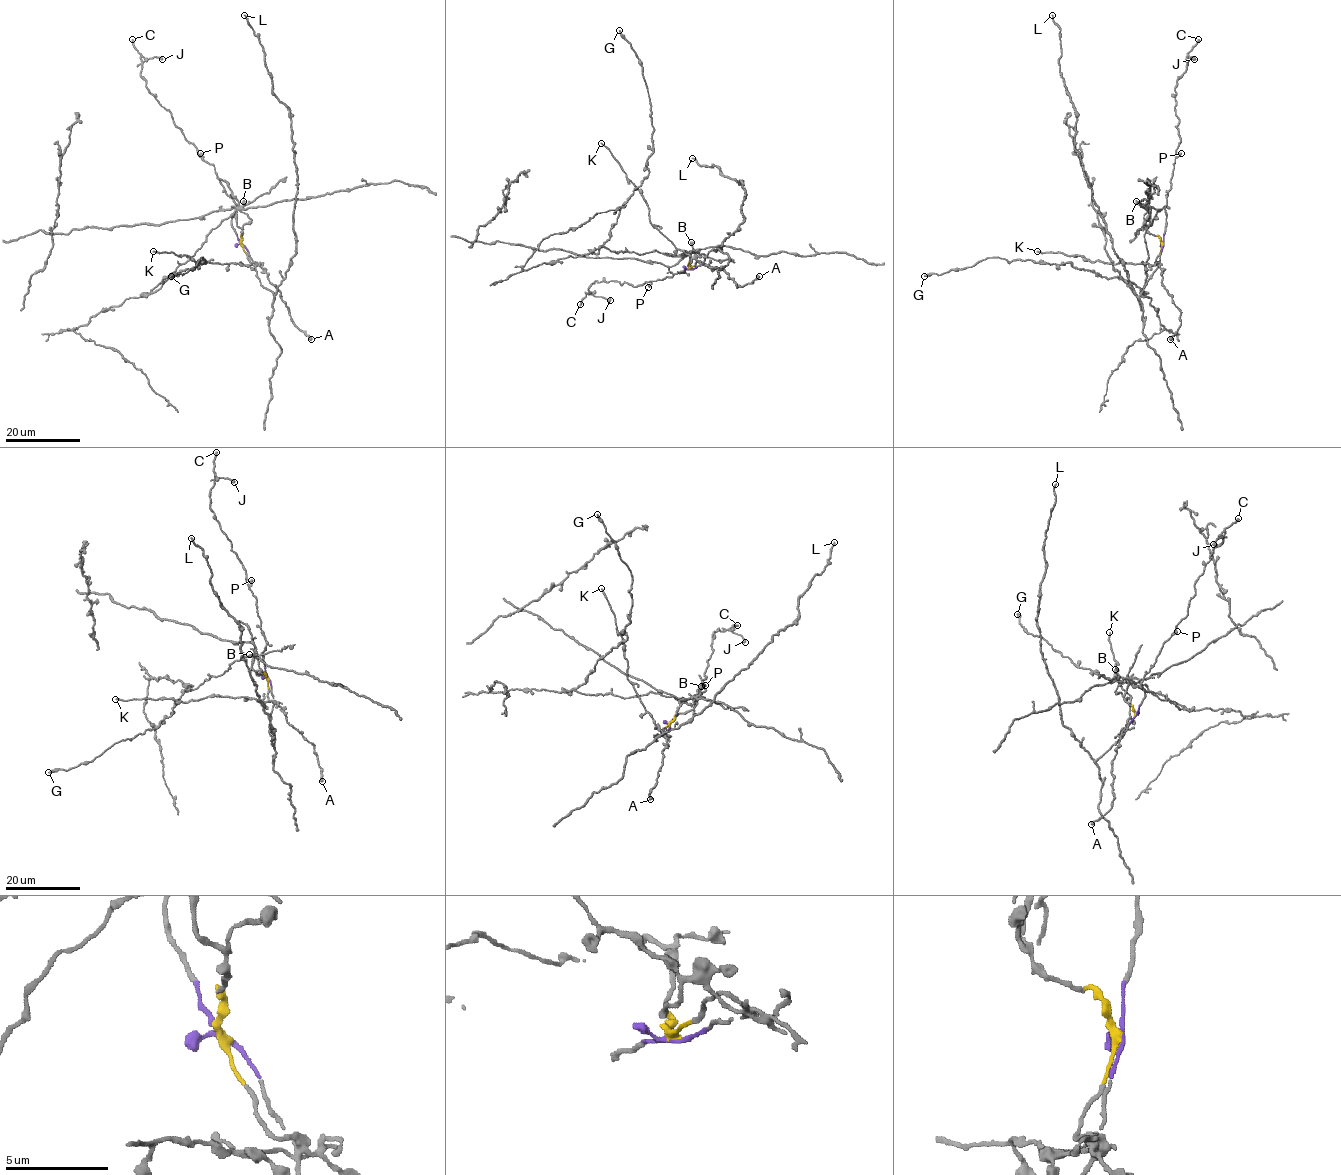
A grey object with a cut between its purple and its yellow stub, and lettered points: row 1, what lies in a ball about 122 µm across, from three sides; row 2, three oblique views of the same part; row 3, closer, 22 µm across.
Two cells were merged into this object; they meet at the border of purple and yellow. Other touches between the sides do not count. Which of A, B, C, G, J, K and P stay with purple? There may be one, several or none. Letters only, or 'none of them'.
C, J, P

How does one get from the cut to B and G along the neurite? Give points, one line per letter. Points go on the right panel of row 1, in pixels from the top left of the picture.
B: (1162, 244), (1157, 235), (1147, 230), (1148, 212), (1136, 201)
G: (1162, 244), (1145, 226), (1149, 209), (1140, 292), (1119, 277), (1100, 277), (1069, 262), (992, 257), (924, 276)

